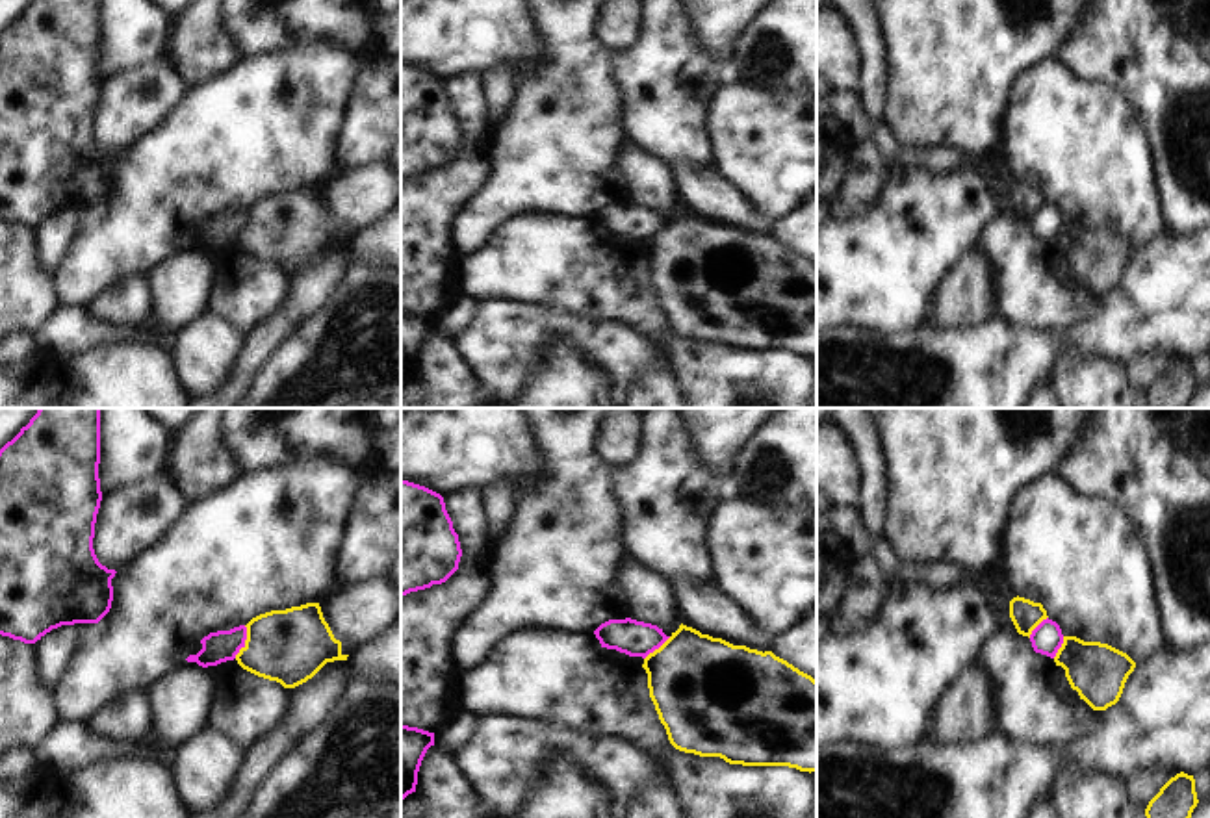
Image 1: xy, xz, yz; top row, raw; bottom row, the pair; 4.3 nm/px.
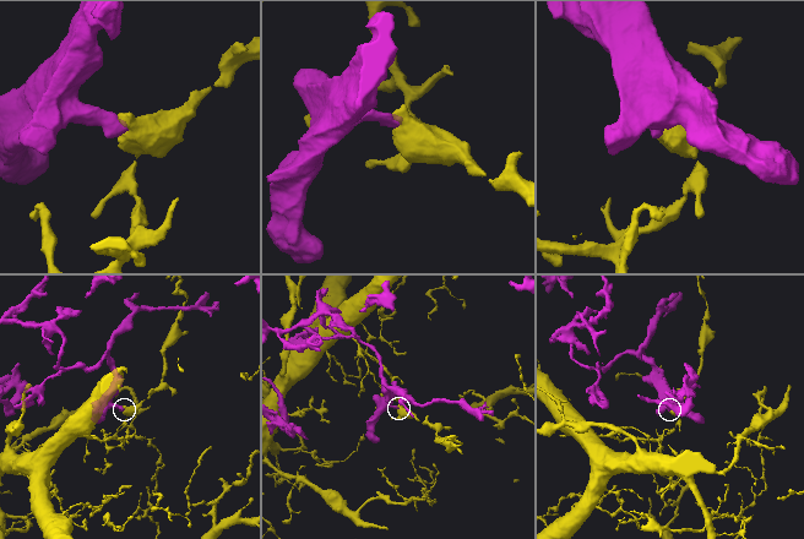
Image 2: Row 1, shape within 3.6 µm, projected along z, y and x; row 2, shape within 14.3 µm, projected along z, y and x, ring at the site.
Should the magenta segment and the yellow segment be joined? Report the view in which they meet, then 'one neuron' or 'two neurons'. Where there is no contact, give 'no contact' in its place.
contact in xy; two neurons

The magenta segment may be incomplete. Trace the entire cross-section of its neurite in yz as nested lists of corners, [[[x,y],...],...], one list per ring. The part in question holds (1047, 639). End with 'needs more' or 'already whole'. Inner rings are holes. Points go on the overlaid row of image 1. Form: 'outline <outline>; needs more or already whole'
outline [[[1047,618],[1032,631],[1030,642],[1036,653],[1054,658],[1063,644],[1063,634],[1060,625]]]; already whole

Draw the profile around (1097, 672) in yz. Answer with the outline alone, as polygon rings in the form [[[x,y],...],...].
[[[1063,636],[1054,662],[1065,670],[1071,688],[1093,710],[1106,710],[1115,705],[1128,675],[1136,668],[1136,662],[1126,653],[1108,644],[1084,642],[1076,636]]]

